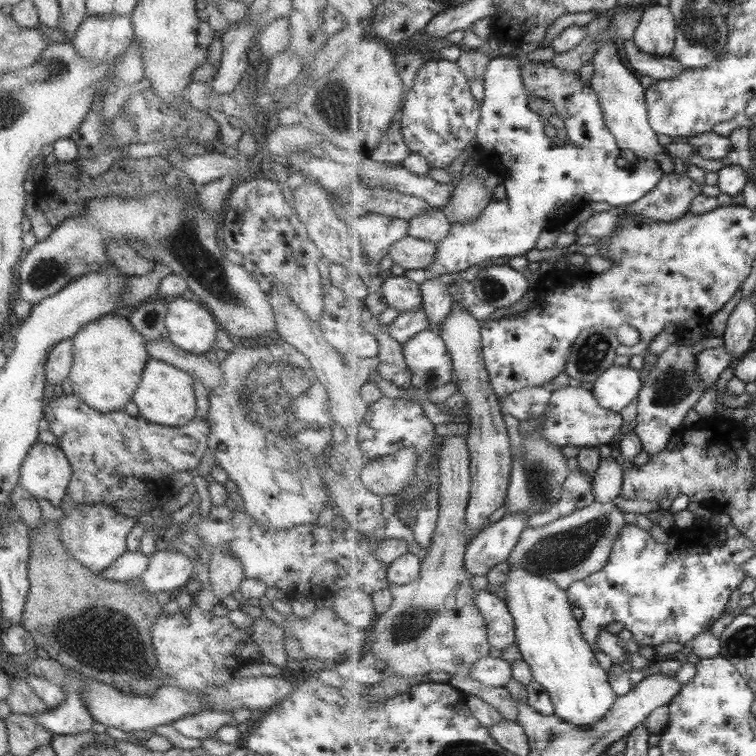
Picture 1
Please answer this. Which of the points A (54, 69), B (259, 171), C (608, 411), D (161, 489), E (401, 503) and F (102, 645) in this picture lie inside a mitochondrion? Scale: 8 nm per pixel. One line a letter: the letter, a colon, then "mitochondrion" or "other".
A: mitochondrion
B: other
C: other
D: other
E: other
F: mitochondrion

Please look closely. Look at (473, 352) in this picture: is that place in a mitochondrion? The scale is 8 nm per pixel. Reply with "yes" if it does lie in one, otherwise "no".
no

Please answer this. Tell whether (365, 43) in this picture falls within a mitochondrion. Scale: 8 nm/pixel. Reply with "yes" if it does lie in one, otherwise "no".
no

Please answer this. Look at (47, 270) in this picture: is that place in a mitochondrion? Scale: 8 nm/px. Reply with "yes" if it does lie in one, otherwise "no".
yes

